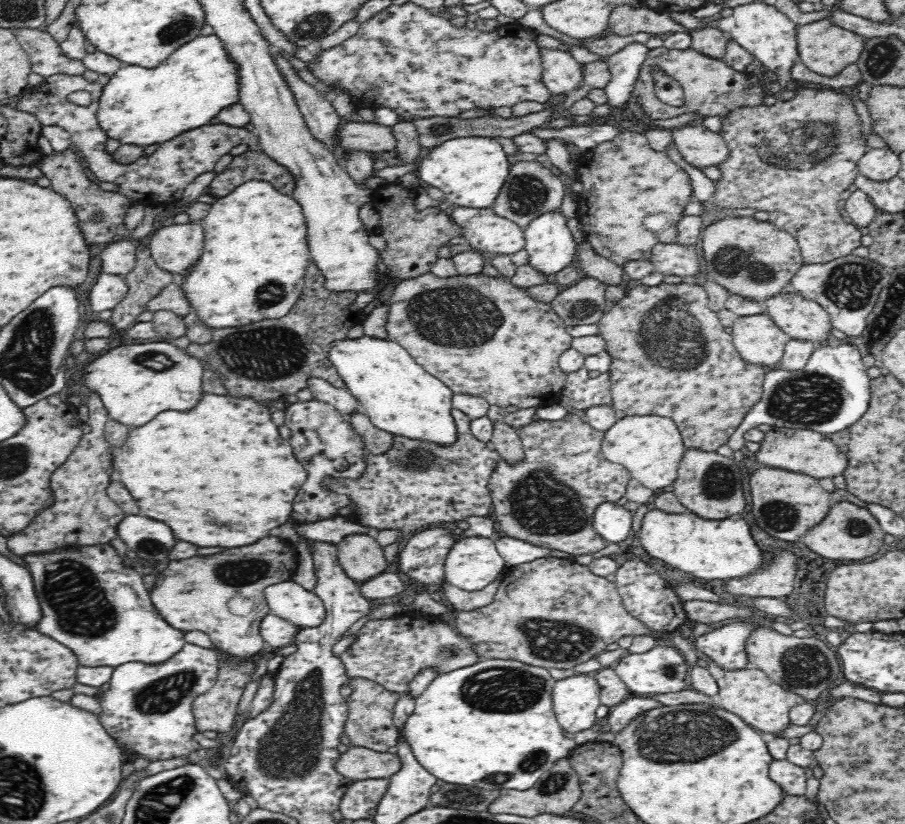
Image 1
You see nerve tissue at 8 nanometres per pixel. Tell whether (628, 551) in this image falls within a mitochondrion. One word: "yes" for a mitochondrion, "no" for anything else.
no

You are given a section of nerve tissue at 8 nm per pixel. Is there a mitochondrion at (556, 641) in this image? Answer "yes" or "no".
yes

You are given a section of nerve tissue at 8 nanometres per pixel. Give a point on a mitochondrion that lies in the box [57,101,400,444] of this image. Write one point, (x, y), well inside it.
(264, 354)

